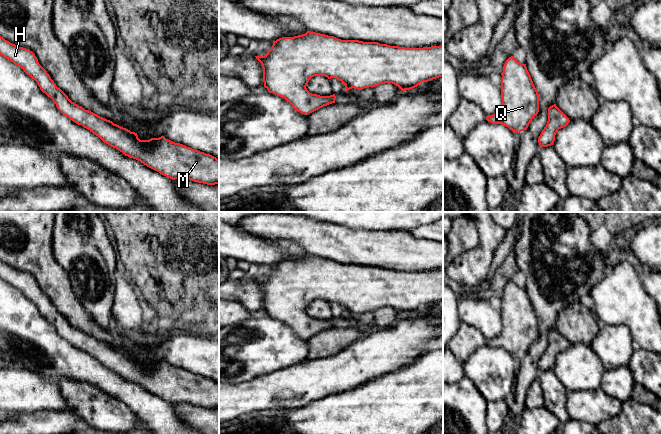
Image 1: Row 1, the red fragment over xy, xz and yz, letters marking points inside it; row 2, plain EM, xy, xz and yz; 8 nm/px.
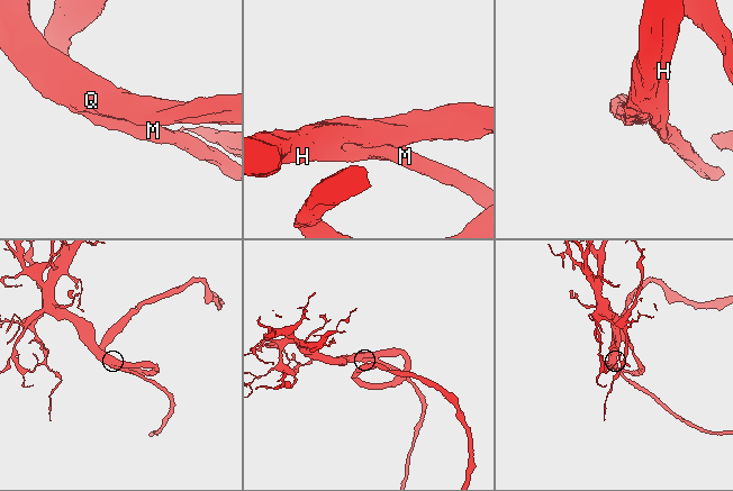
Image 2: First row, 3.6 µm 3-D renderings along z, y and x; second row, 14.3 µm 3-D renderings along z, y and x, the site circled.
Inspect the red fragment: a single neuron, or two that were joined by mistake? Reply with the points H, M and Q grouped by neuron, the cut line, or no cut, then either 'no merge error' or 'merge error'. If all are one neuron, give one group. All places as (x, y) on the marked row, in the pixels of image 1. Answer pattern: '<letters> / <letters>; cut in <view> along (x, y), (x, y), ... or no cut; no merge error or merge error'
H M Q; no cut; no merge error

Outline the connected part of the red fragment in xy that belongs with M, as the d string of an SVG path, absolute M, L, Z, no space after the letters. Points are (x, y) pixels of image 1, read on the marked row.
M1 36L0 55L21 67L34 79L41 91L53 100L63 115L82 125L125 156L140 161L172 180L189 179L207 185L219 184L219 159L216 157L175 143L164 136L140 140L137 133L85 110L72 102L56 86L32 51L16 46Z

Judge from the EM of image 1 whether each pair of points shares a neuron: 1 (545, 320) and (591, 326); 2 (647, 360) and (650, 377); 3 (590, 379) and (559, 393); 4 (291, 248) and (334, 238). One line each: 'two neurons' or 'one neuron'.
1: two neurons
2: one neuron
3: two neurons
4: two neurons

